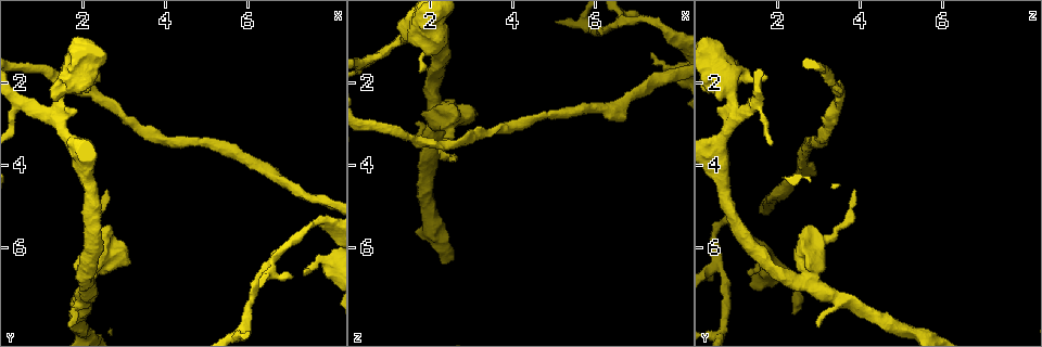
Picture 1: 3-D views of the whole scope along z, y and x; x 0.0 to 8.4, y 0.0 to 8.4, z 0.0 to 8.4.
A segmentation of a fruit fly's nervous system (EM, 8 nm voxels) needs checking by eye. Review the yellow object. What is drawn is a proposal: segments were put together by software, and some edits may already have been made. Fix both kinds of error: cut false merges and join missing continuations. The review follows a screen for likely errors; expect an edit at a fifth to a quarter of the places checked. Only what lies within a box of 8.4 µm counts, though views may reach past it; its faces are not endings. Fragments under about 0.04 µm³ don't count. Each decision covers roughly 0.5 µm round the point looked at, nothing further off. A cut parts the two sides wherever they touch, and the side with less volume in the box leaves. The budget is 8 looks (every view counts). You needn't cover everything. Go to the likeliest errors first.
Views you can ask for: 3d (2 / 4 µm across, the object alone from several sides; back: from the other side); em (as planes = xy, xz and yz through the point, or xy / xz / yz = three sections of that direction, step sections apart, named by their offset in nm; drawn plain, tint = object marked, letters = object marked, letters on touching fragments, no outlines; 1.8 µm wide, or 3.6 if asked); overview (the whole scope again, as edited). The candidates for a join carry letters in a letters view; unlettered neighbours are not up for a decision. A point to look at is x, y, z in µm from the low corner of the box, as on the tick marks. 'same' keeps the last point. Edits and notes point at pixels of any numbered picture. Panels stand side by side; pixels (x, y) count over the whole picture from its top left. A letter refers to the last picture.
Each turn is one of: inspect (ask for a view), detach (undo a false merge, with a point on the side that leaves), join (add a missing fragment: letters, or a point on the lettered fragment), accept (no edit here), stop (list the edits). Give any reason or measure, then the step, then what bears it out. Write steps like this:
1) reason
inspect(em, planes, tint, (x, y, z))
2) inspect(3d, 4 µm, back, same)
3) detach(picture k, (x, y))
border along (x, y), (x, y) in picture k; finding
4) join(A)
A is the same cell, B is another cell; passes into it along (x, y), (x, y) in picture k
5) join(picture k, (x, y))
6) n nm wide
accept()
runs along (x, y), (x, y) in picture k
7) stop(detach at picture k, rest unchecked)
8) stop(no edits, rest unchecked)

three arms meet
inspect(em, planes, tint, (2.10, 6.90, 2.75))

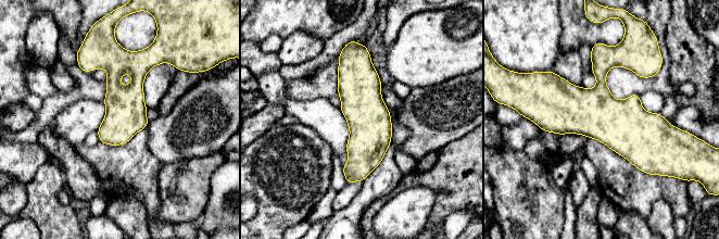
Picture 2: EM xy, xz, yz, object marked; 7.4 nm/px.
see the neighbours
inspect(em, planes, letters, same)

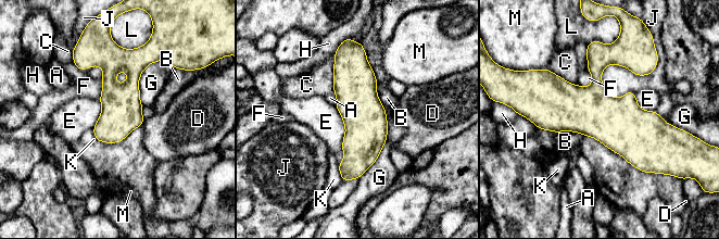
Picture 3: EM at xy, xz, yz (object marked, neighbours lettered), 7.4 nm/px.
accept()
A, B, C, D, E, F, G, H, J, K, L and M are other cells; runs along (352, 52), (355, 163), (344, 178) in picture 3; continuous, no second neuron

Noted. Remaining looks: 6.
free end
inspect(3d, 2 µm, (7.30, 6.50, 1.25))

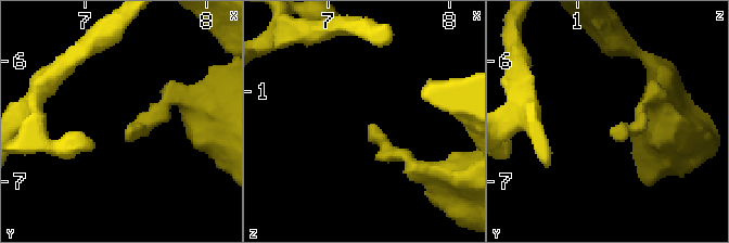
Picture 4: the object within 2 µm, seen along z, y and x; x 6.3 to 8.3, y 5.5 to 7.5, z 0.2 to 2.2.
inspect(em, planes, letters, (7.36, 6.56, 1.26))

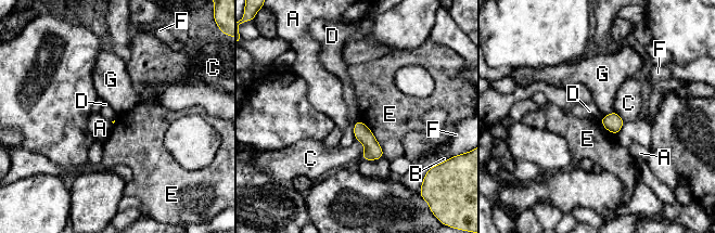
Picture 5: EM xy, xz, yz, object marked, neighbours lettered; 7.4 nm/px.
accept()
A, B, C, D, E, F and G are other cells; border along (358, 118), (354, 124), (355, 139) in picture 5; no lettered fragment goes on from it

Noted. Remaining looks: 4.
three-way junction
inspect(em, yz, step 16, tint, (1.35, 2.50, 0.90))

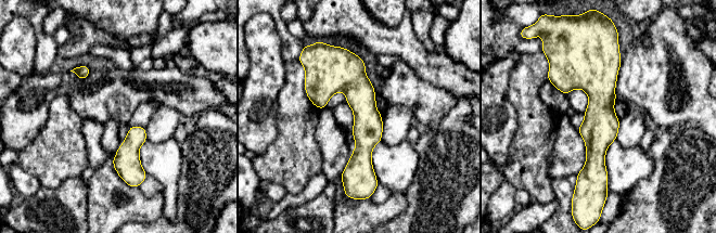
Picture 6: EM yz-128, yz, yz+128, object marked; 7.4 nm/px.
cut it another way
inspect(em, planes, letters, same)

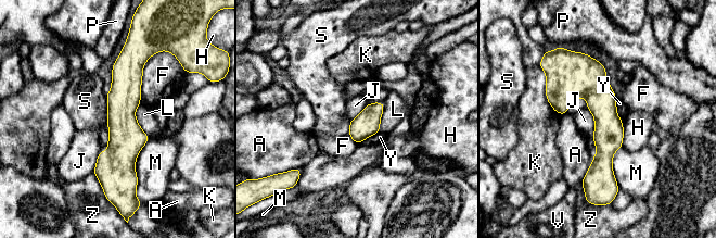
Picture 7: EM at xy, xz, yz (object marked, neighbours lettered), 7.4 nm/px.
accept()
A, F, H, J, K, L, M, P, S, V, Y and Z are other cells; border along (586, 108), (593, 118), (592, 137) in picture 7; one neuron here

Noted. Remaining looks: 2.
stop(no edits, rest unchecked)

